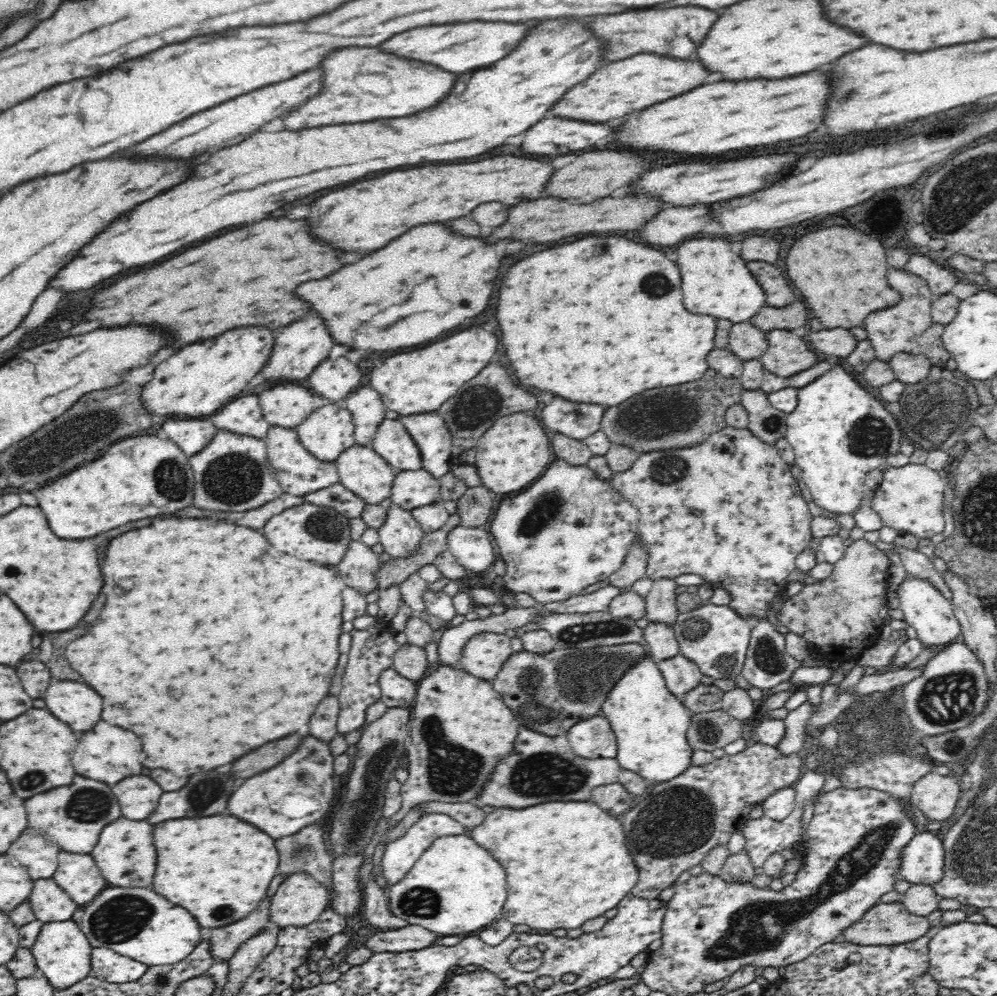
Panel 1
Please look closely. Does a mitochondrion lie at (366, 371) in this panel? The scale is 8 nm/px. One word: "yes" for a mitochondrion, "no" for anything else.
no

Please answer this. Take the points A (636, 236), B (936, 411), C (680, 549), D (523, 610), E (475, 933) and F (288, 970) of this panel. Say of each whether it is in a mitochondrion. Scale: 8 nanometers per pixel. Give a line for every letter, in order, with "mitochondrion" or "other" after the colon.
A: other
B: mitochondrion
C: other
D: other
E: other
F: other

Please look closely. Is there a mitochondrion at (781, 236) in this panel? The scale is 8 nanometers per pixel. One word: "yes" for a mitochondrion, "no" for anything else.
no

